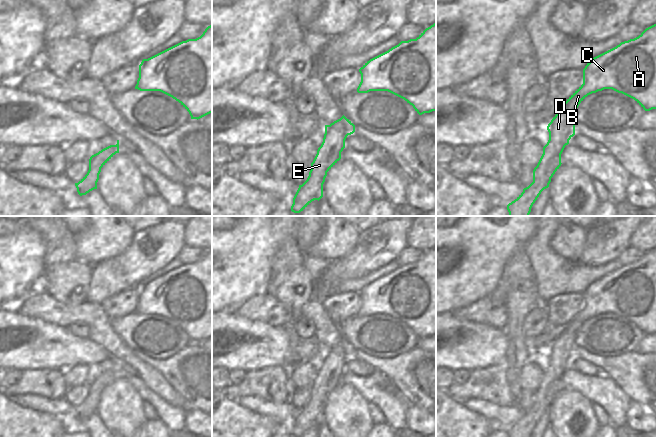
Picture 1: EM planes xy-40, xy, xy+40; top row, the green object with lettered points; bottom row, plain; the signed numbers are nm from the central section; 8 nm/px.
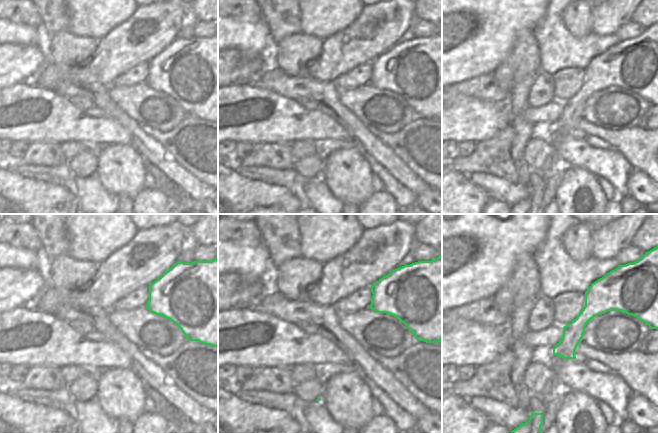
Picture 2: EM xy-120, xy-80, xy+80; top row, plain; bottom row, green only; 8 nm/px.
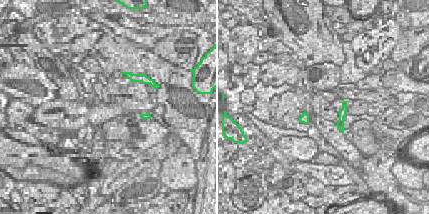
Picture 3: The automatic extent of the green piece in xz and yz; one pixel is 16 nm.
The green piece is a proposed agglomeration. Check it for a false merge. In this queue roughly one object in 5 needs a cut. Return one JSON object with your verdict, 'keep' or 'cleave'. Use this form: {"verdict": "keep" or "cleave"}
{"verdict": "keep"}

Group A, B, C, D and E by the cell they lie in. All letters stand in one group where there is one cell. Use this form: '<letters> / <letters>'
A B C D E

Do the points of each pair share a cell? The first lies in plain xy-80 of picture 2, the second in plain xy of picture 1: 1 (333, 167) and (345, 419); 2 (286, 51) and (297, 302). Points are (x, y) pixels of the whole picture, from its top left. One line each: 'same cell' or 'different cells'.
1: same cell
2: same cell

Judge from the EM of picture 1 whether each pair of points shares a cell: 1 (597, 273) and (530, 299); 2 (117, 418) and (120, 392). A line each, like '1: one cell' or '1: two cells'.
1: two cells
2: one cell

